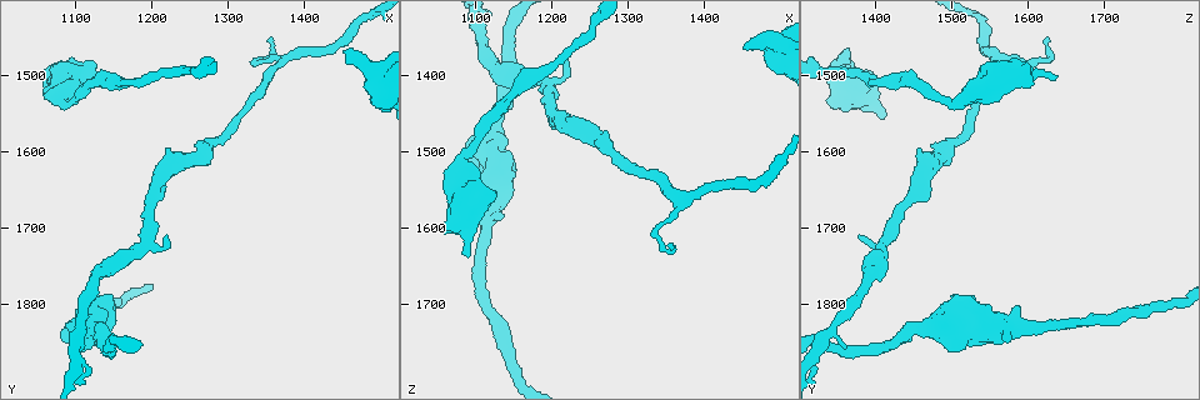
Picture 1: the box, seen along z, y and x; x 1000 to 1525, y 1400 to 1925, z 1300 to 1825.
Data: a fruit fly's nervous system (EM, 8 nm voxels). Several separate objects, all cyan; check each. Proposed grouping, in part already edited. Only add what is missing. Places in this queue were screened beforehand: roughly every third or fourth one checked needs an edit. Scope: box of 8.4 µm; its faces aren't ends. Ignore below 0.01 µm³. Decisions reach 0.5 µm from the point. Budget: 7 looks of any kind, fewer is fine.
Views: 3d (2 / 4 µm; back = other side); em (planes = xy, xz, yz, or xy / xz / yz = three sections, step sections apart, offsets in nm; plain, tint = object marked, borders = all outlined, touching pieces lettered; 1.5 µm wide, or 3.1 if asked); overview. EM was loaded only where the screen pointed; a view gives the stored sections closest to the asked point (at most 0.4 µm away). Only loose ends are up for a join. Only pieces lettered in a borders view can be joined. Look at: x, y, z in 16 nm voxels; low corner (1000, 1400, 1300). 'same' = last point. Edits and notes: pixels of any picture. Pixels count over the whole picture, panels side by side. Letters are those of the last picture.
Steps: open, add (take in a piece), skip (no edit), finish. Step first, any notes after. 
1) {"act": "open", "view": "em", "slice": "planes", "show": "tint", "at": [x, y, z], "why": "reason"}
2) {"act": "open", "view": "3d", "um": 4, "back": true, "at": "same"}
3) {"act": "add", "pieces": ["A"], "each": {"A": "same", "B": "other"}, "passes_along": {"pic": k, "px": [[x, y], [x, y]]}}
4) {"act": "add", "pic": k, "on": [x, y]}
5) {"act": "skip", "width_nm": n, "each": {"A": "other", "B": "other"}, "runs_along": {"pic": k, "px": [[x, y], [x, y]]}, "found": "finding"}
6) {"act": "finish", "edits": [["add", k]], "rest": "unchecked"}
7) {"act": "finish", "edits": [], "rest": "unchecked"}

{"act": "open", "view": "em", "slice": "planes", "show": "borders", "at": [1090, 1500, 1635], "why": "branch stops here"}

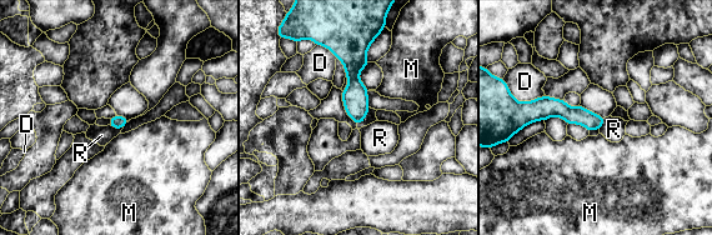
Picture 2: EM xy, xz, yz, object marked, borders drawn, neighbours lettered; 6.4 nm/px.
{"act": "skip", "each": {"D": "other", "M": "other", "R": "other"}, "runs_along": {"pic": 2, "px": [[524, 113], [563, 110], [600, 120]]}, "found": "no lettered piece goes on from it"}

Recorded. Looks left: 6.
{"act": "open", "view": "em", "slice": "yz", "step": 8, "show": "tint", "at": [1450, 1470, 1365], "why": "stops while still wide"}

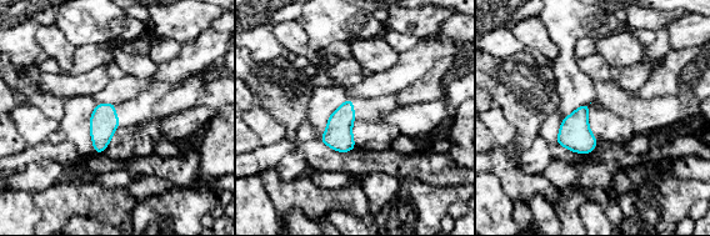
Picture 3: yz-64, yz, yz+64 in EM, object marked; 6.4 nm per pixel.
{"act": "open", "view": "em", "slice": "yz", "step": 8, "show": "borders", "at": "same"}

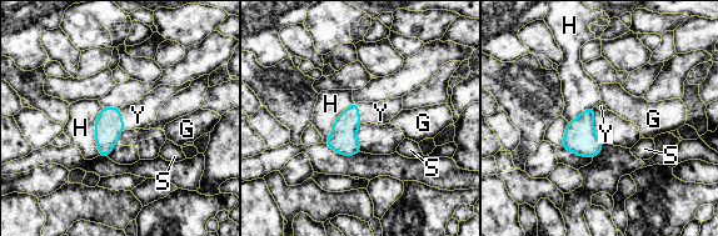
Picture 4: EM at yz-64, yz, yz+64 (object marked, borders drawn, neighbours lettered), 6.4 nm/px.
{"act": "add", "pieces": ["Y"], "each": {"G": "other", "H": "other", "S": "other", "Y": "same"}, "passes_along": {"pic": 4, "px": [[109, 125], [121, 119], [138, 115]]}, "found": "the neuron continues"}

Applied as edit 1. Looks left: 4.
{"act": "open", "view": "em", "slice": "xz", "step": 4, "show": "tint", "at": [1080, 1845, 1570], "why": "stops while still wide"}

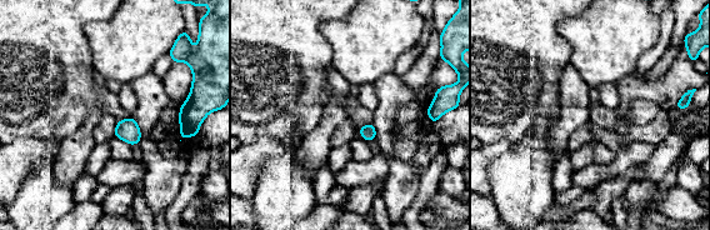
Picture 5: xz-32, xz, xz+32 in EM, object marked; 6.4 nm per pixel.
{"act": "open", "view": "em", "slice": "planes", "show": "tint", "at": "same"}

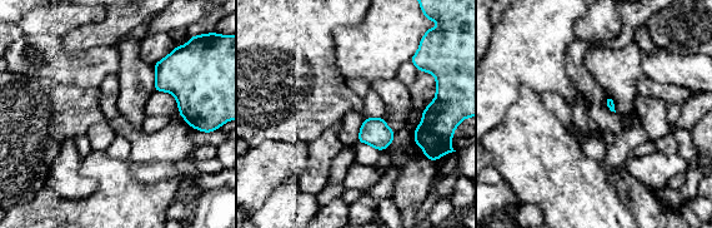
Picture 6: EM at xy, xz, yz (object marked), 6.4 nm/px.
{"act": "open", "view": "em", "slice": "planes", "show": "borders", "at": "same"}

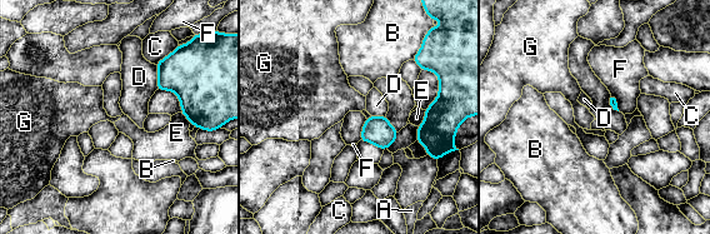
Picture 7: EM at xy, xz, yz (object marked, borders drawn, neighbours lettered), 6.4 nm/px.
{"act": "skip", "each": {"A": "other", "B": "other", "C": "other", "D": "other", "E": "other", "F": "other", "G": "other"}, "border": {"pic": 7, "px": [[610, 93], [616, 99], [619, 110]]}, "found": "no lettered piece goes on from it"}

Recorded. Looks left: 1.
{"act": "finish", "edits": [["add", 4]], "rest": "unchecked"}

